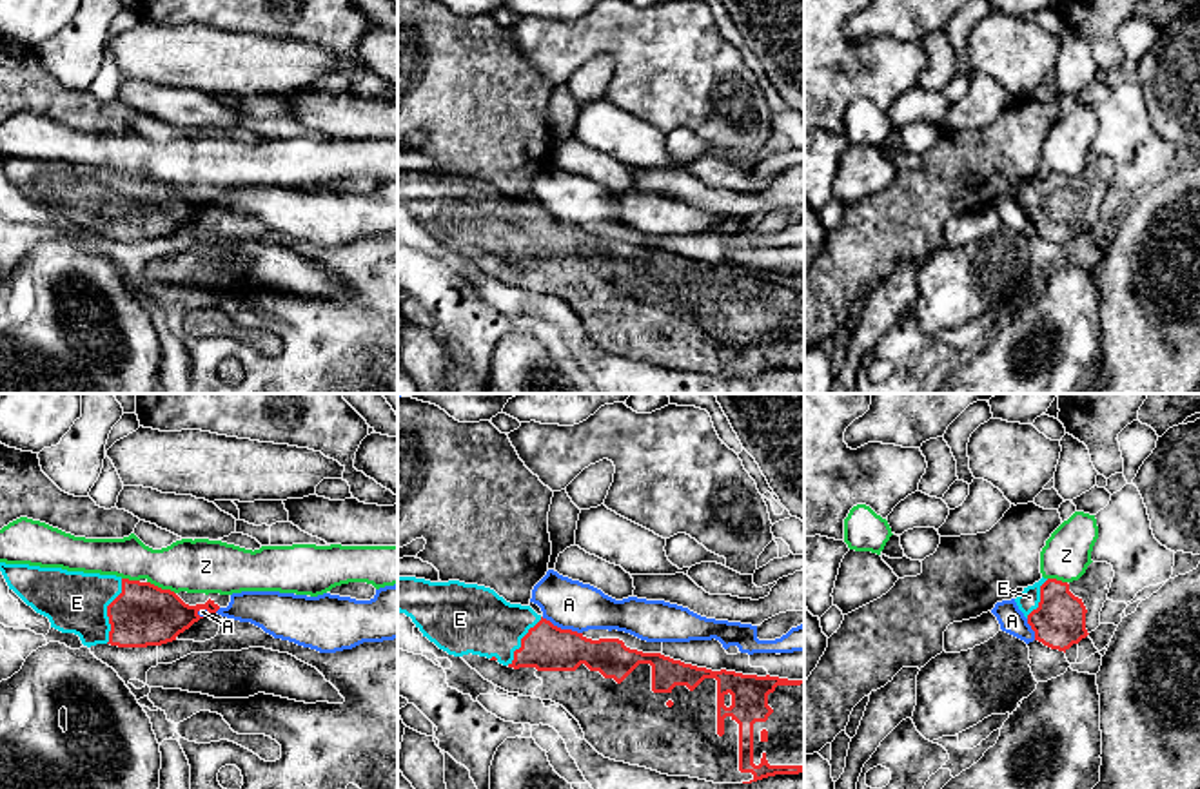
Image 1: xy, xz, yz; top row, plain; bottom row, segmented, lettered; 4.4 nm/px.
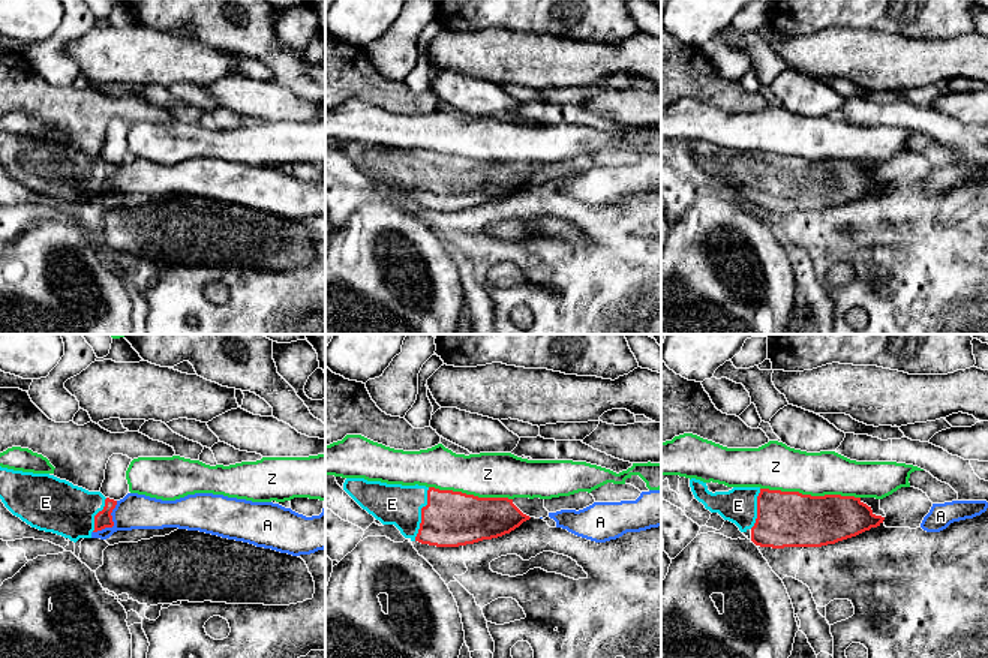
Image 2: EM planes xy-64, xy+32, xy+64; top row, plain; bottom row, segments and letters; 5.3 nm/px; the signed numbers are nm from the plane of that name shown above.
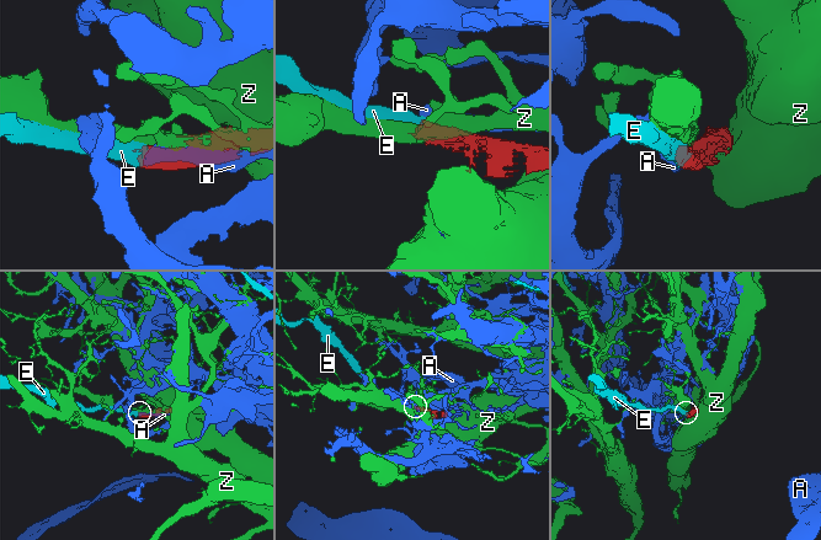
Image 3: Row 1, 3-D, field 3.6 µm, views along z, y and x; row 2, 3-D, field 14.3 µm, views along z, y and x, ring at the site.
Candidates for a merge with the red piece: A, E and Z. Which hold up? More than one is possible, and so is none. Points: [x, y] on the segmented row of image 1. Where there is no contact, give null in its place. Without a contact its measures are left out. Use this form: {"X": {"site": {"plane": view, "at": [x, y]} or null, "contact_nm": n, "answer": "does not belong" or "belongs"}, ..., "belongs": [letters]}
{"A": {"site": {"plane": "xz", "at": [560, 628]}, "contact_nm": 200, "answer": "does not belong"}, "E": {"site": {"plane": "xy", "at": [108, 612]}, "contact_nm": 300, "answer": "belongs"}, "Z": {"site": {"plane": "xy", "at": [160, 588]}, "contact_nm": 140, "answer": "does not belong"}, "belongs": ["E"]}

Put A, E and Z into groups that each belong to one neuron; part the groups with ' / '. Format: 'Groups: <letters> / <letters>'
Groups: A / E / Z

